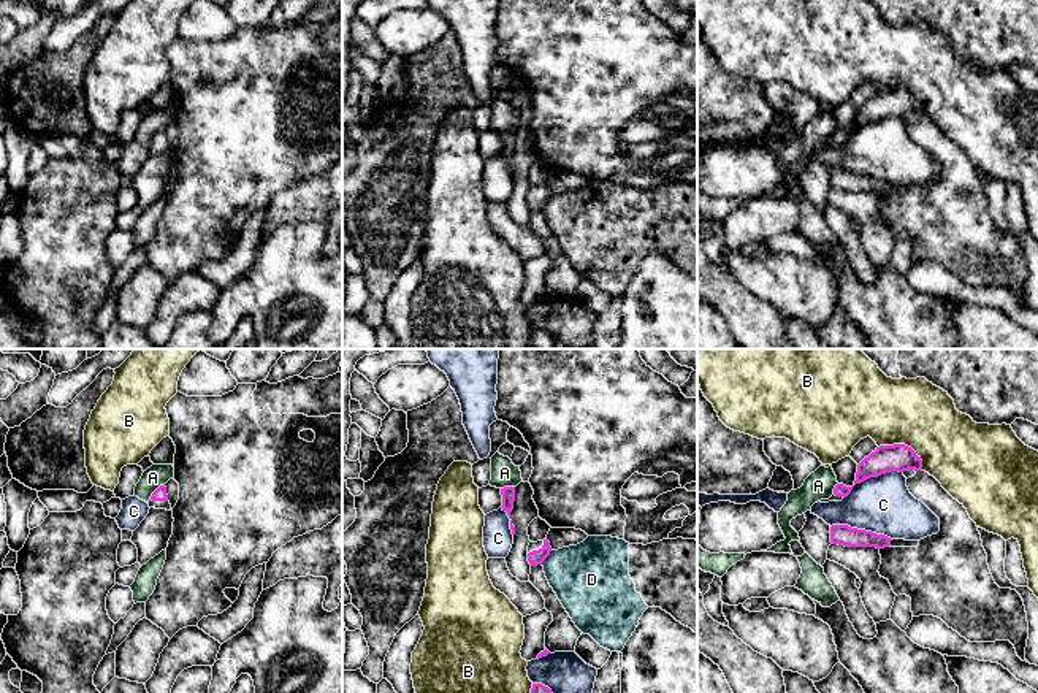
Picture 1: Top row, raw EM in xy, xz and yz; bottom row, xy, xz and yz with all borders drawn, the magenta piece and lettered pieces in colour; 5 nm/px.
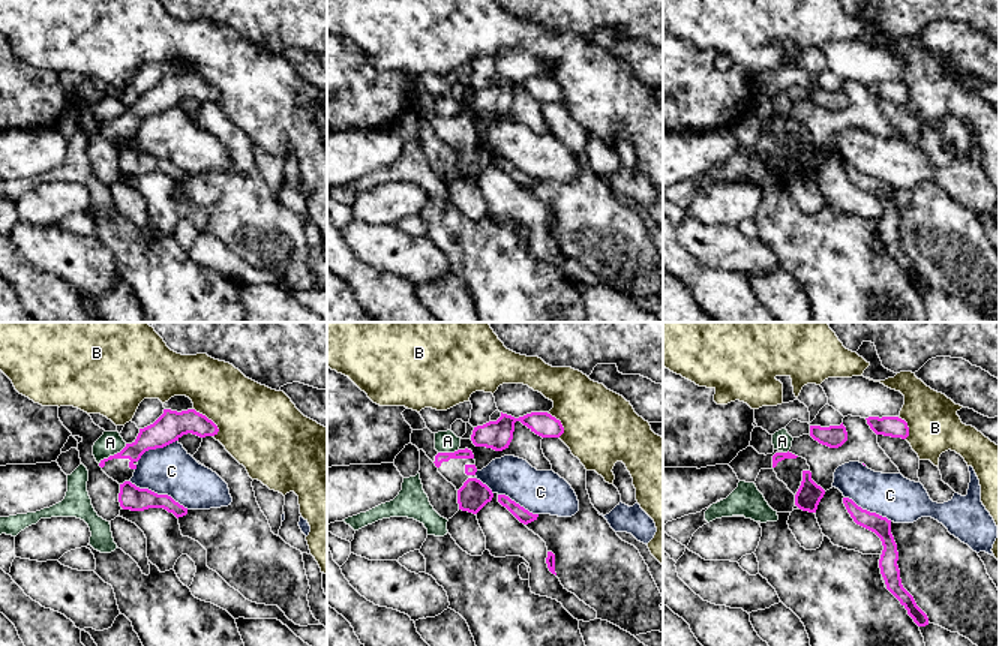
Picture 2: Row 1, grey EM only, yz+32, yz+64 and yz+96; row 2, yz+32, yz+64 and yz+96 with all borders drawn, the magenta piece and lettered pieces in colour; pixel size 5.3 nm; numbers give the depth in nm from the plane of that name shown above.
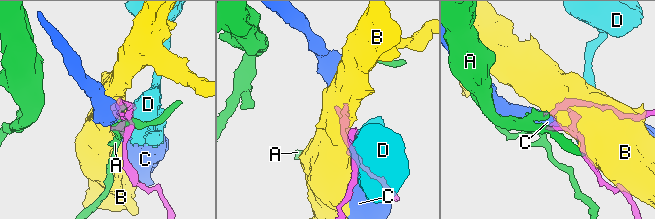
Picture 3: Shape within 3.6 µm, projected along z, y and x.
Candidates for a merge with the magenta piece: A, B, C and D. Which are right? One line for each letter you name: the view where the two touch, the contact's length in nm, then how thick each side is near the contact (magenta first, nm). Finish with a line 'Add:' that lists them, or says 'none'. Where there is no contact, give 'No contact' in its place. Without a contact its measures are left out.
Add: none

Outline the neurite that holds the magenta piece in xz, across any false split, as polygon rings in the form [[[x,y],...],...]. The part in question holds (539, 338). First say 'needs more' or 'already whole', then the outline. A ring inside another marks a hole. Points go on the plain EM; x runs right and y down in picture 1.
already whole; [[[532,328],[531,344],[532,349],[553,349],[555,343],[548,331],[542,328]]]

